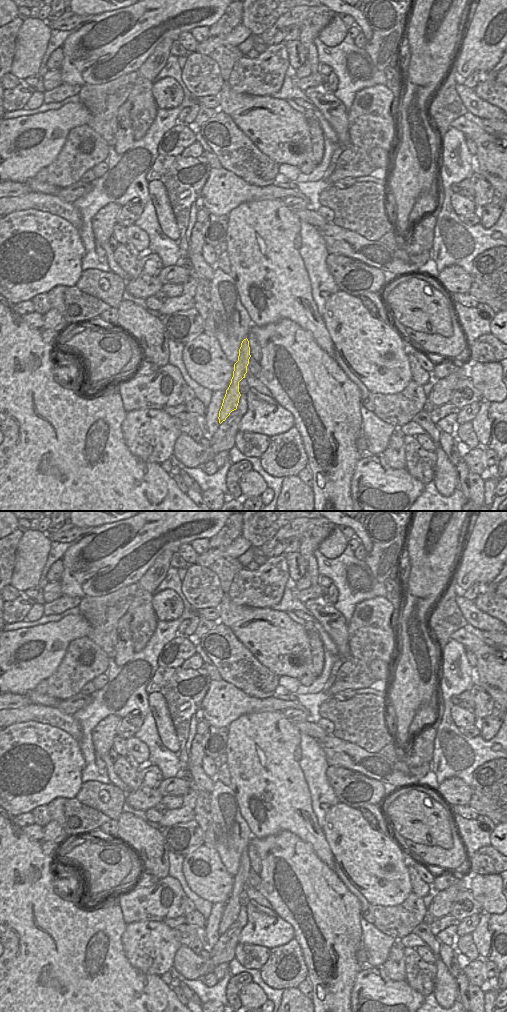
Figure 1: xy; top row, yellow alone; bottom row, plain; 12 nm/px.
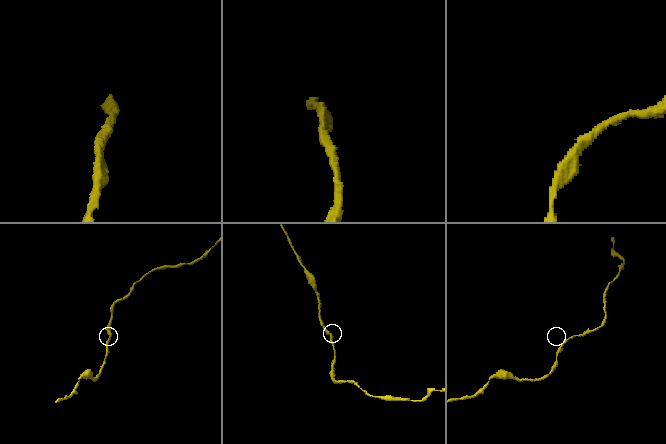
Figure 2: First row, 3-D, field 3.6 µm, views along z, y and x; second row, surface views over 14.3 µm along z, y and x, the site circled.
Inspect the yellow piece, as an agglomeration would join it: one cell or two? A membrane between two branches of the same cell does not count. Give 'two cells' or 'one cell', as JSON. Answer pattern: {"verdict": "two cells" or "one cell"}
{"verdict": "one cell"}

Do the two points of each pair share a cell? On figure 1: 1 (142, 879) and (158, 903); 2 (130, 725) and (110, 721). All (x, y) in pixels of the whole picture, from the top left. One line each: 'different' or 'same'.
1: different
2: different

